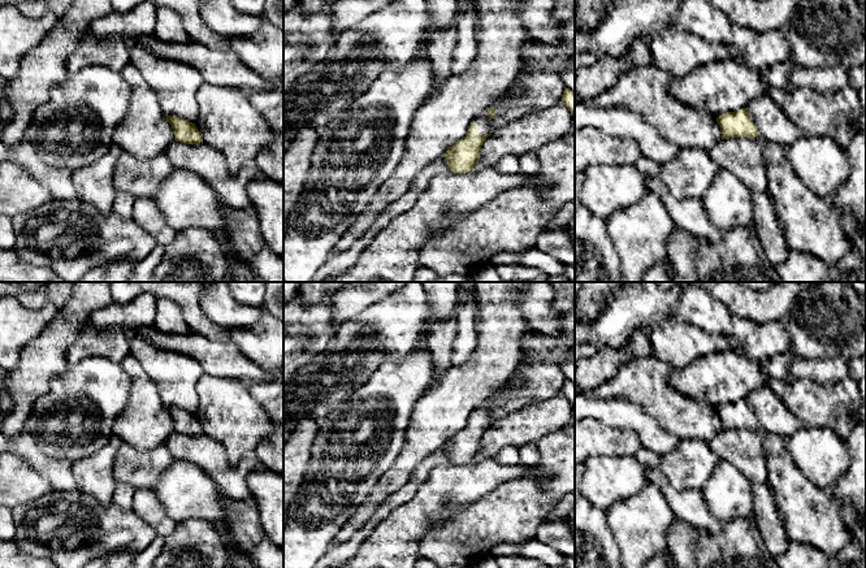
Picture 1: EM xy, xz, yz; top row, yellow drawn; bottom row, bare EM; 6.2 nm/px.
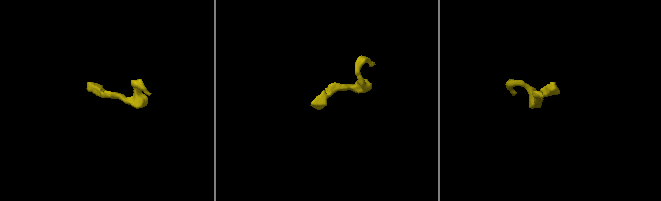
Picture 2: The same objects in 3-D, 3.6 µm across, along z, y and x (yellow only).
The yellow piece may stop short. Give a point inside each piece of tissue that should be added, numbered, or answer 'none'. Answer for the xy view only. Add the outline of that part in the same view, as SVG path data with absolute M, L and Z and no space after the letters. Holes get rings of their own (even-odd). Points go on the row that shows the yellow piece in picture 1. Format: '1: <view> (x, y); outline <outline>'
1: xy (144, 131); outline M129 62L121 75L133 92L129 110L113 133L113 144L138 160L163 153L174 140L174 131L157 96L133 64Z

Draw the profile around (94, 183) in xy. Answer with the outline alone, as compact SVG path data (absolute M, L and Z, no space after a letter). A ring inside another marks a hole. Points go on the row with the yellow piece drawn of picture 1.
M112 144L109 152L91 165L72 170L72 181L77 199L96 208L107 216L113 211L117 194L114 187L114 169L125 151Z

